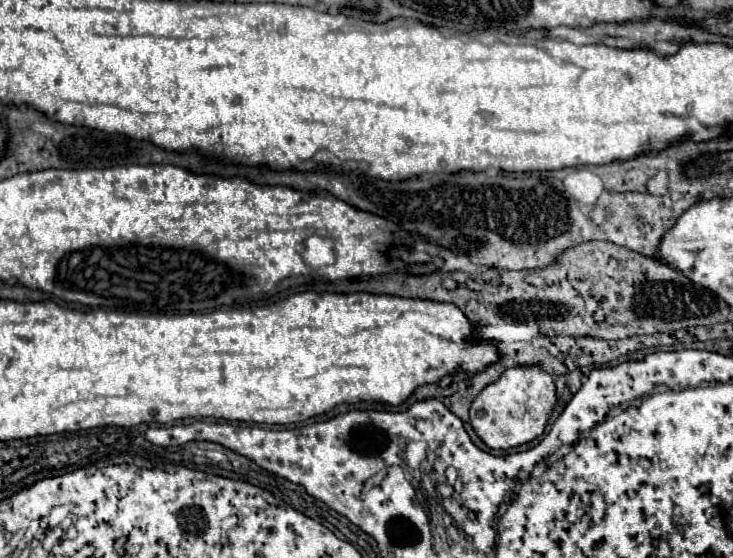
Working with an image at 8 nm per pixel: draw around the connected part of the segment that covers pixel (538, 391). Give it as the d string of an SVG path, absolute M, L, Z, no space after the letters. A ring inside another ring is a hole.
M515 365L509 367L501 373L501 377L493 383L489 383L471 403L471 425L475 429L475 433L481 437L481 441L491 447L491 449L511 449L523 443L529 443L533 439L537 439L539 435L543 435L545 425L549 421L549 415L557 403L557 393L555 393L555 379L549 371L545 371L541 365Z

